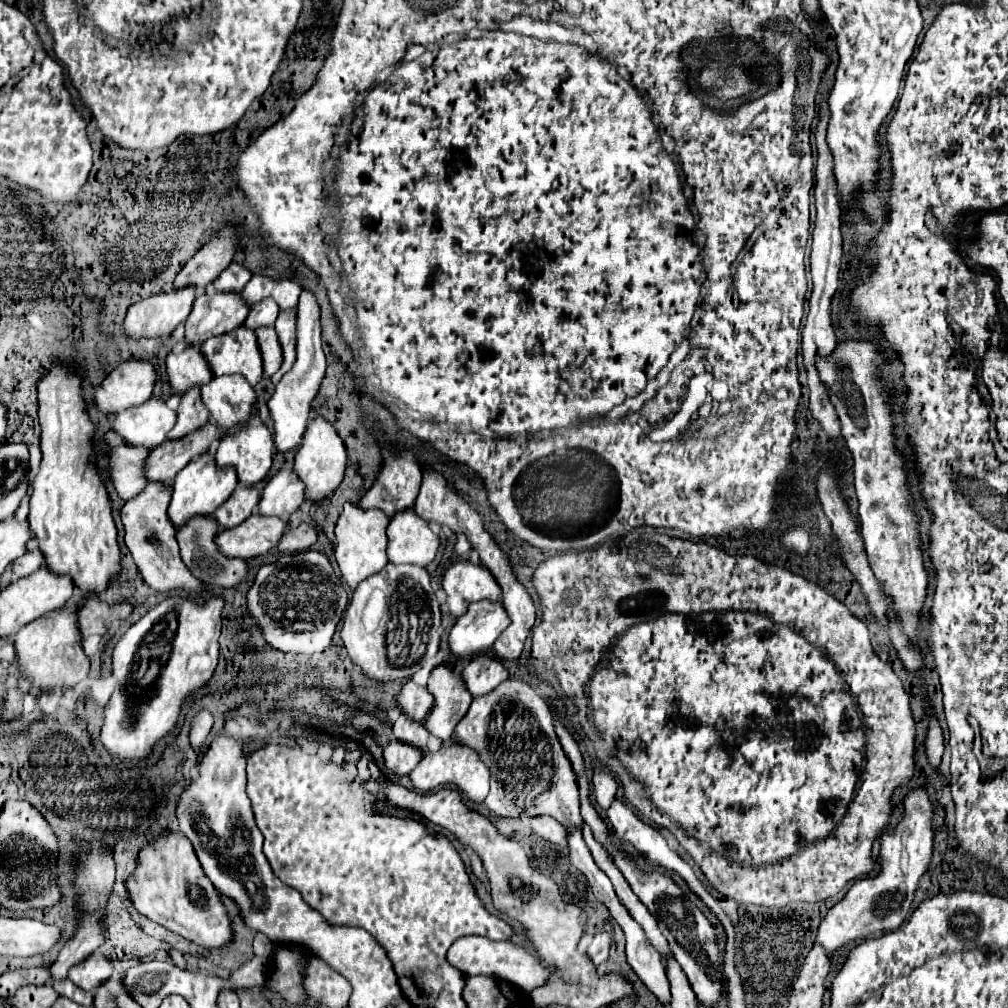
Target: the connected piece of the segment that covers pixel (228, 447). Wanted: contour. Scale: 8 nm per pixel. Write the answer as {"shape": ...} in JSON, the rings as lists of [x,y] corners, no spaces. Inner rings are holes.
{"shape":[[[258,424],[224,436],[216,450],[216,462],[218,466],[234,466],[238,470],[238,480],[252,486],[268,474],[272,454],[272,434],[264,424]]]}

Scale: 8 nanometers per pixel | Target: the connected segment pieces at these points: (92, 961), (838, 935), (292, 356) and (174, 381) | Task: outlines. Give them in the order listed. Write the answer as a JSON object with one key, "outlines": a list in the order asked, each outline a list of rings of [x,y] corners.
{"outlines":[[[[94,952],[88,958],[84,958],[82,962],[74,964],[68,972],[68,978],[74,984],[78,984],[80,988],[94,992],[98,988],[98,984],[102,984],[102,980],[108,980],[112,976],[112,972],[114,972],[112,962],[104,954]]],[[[924,784],[914,786],[902,798],[904,814],[894,828],[888,828],[880,836],[880,872],[874,878],[856,880],[846,896],[828,910],[824,916],[816,942],[820,942],[830,954],[854,938],[868,938],[882,930],[896,930],[908,916],[918,880],[930,866],[934,852],[934,804]]],[[[288,308],[288,310],[280,312],[280,316],[276,320],[276,332],[278,332],[278,338],[282,344],[284,362],[282,362],[282,368],[272,376],[274,384],[278,384],[282,380],[282,376],[296,362],[296,308]]],[[[186,346],[182,352],[172,350],[166,356],[166,372],[174,394],[184,394],[186,388],[194,384],[208,384],[214,376],[200,352],[200,346]]]]}

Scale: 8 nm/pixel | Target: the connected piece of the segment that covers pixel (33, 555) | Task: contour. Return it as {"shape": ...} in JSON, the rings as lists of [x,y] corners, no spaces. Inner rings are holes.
{"shape":[[[34,548],[34,550],[26,552],[24,556],[20,556],[18,560],[14,560],[14,564],[12,564],[14,576],[16,576],[16,578],[28,576],[30,572],[38,570],[38,566],[42,566],[42,562],[44,562],[44,556],[42,556],[42,552],[40,552],[38,548]]]}

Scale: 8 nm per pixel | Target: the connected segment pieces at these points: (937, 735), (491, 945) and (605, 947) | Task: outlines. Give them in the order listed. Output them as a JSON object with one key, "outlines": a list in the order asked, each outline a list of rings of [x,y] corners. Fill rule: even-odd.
{"outlines":[[[[932,716],[930,720],[930,726],[928,726],[928,736],[926,736],[926,756],[928,756],[928,762],[932,764],[932,768],[938,768],[940,764],[940,758],[942,758],[942,752],[944,752],[944,744],[942,744],[942,730],[940,730],[940,724],[938,720]]],[[[464,936],[456,940],[448,950],[448,962],[468,976],[484,974],[492,978],[506,978],[526,994],[530,994],[538,986],[544,986],[554,974],[552,966],[542,966],[540,958],[530,954],[524,946],[518,946],[514,942],[492,942],[480,936]]],[[[598,932],[596,936],[594,936],[594,940],[590,942],[590,946],[588,946],[588,956],[592,958],[592,962],[596,964],[596,966],[600,966],[602,962],[606,962],[606,958],[608,958],[608,950],[610,950],[610,934],[608,932]]]]}

